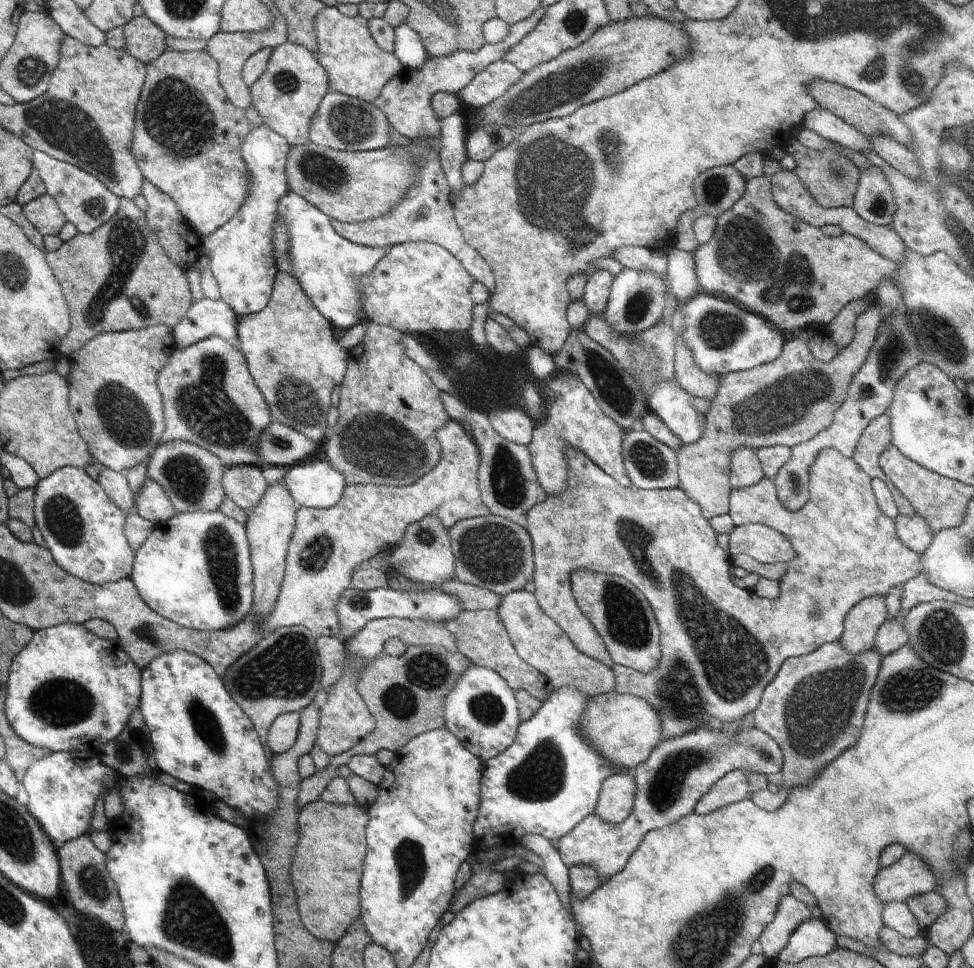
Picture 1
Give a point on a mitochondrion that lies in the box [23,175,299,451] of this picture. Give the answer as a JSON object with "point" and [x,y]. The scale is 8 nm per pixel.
{"point":[126,244]}

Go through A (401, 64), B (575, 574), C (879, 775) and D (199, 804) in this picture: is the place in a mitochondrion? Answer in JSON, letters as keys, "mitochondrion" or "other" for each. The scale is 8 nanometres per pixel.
{"A":"other","B":"other","C":"other","D":"other"}

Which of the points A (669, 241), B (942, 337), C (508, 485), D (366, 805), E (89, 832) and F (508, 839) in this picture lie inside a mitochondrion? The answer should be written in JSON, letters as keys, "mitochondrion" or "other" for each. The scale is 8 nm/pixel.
{"A":"other","B":"mitochondrion","C":"mitochondrion","D":"other","E":"other","F":"other"}

